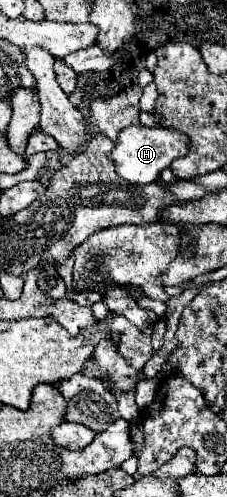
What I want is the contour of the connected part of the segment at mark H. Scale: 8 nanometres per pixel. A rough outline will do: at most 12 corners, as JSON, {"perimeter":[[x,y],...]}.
{"perimeter":[[127,126],[111,158],[123,180],[157,182],[189,148],[171,128]]}

